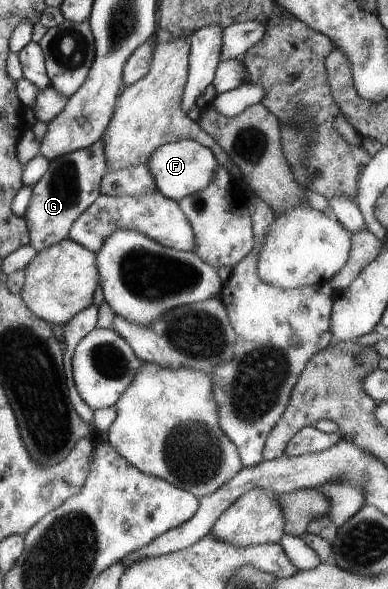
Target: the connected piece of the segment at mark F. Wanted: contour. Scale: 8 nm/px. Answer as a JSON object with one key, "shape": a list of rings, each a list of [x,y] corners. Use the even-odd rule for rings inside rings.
{"shape":[[[186,139],[166,143],[154,149],[147,161],[146,165],[154,178],[156,191],[175,202],[190,193],[198,193],[206,189],[206,185],[210,185],[210,179],[214,177],[214,171],[218,167],[217,159],[210,149],[206,149],[196,141],[186,141]]]}

